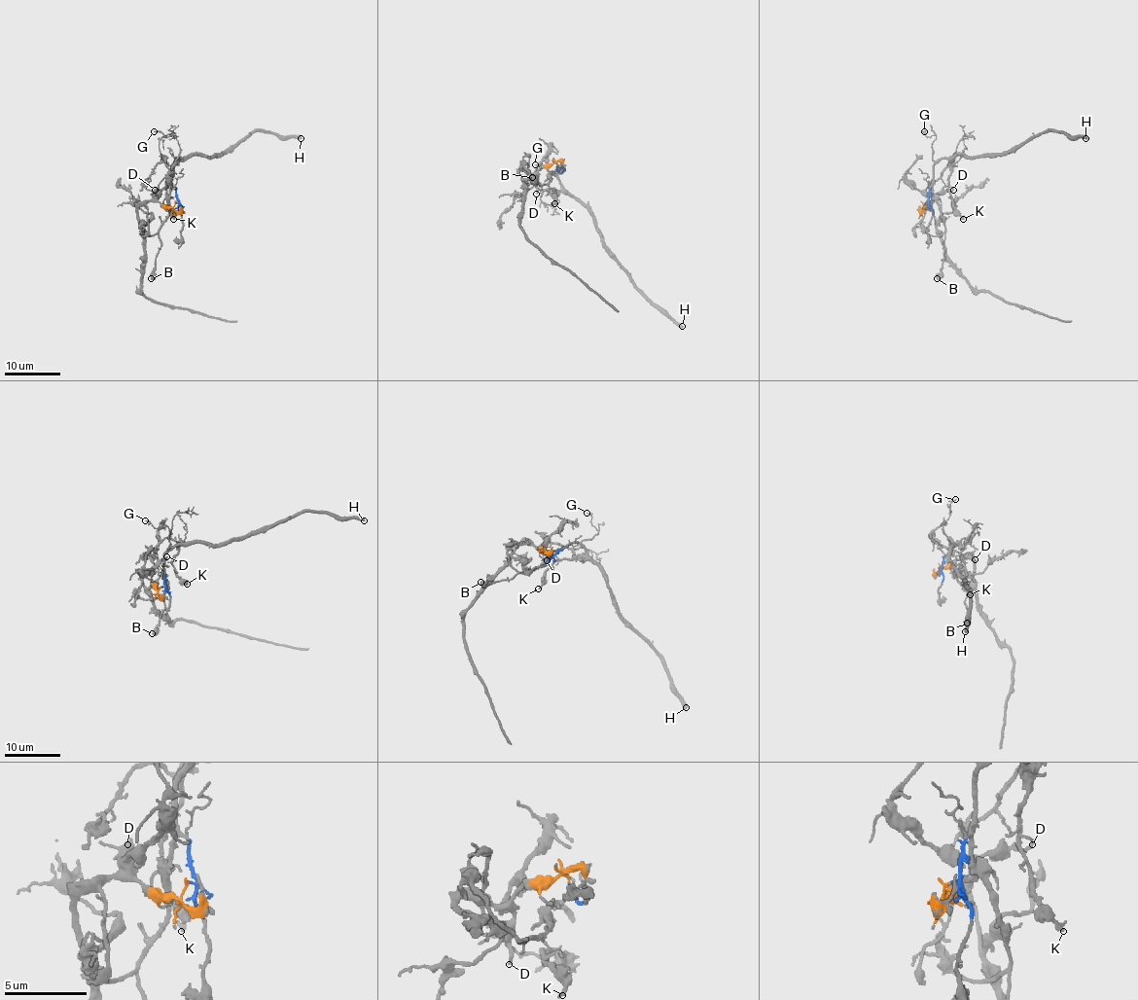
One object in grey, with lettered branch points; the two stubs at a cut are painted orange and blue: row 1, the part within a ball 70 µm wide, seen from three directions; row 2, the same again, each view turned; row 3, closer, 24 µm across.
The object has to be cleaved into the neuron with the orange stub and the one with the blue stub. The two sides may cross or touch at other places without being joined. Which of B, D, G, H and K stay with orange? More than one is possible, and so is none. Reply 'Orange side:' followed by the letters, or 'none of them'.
Orange side: D

